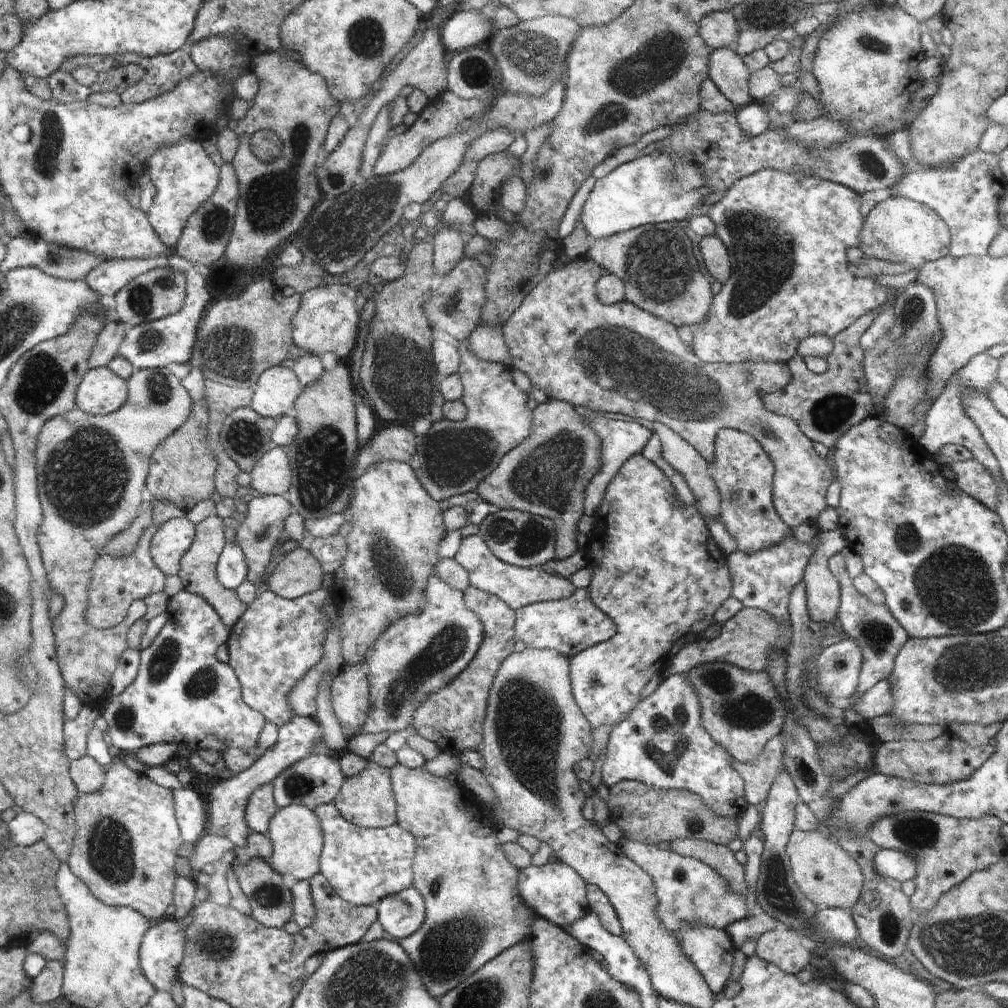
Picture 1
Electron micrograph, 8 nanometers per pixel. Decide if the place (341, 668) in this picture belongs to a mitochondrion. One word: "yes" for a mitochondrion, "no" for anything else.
no

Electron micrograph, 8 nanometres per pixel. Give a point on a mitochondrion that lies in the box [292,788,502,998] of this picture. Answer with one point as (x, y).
(450, 947)

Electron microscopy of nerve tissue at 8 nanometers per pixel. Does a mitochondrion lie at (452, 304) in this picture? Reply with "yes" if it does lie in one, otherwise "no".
no

